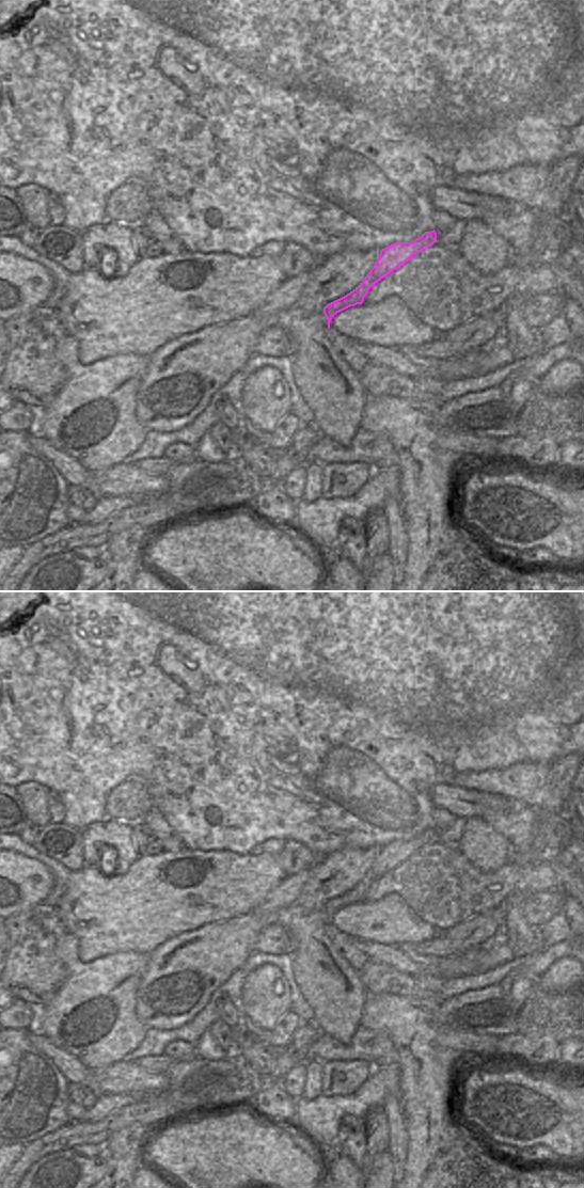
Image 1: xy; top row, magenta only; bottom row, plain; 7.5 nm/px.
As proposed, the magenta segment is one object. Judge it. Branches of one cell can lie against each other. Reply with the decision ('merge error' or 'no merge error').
no merge error

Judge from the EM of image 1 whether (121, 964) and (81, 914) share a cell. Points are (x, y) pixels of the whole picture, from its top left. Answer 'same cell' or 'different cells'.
different cells

